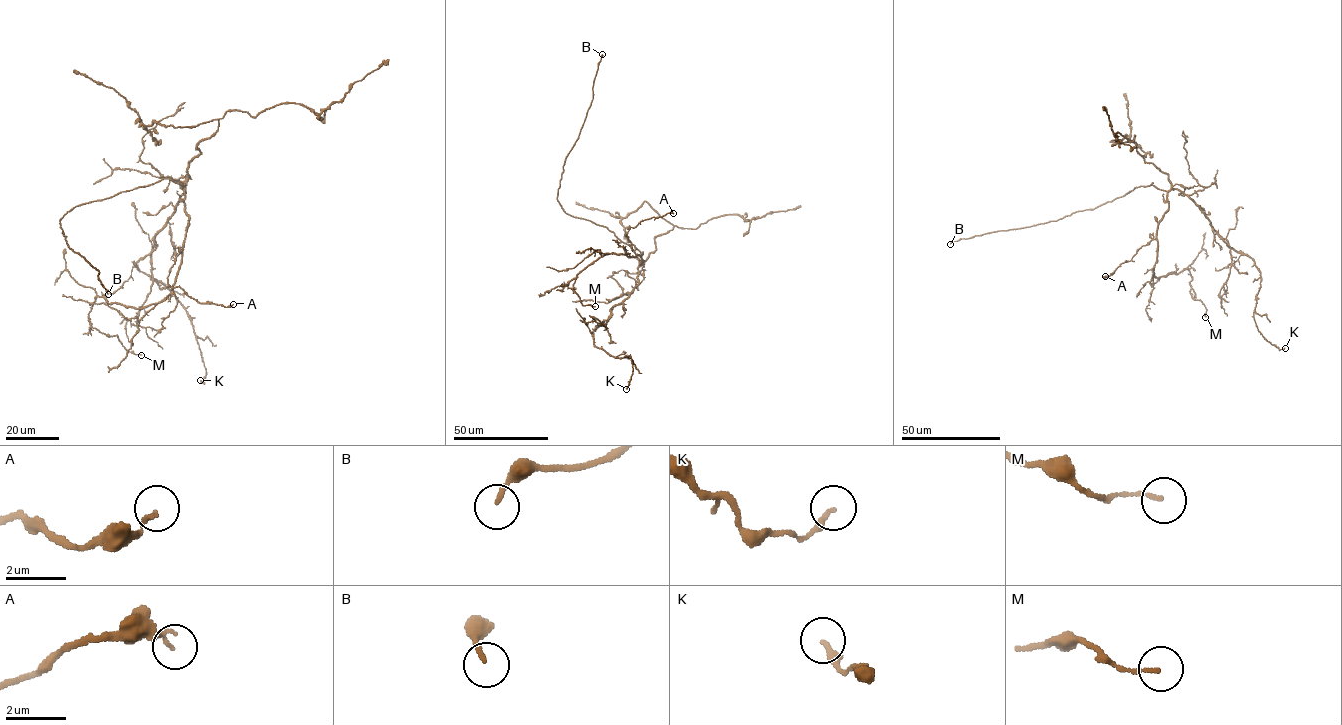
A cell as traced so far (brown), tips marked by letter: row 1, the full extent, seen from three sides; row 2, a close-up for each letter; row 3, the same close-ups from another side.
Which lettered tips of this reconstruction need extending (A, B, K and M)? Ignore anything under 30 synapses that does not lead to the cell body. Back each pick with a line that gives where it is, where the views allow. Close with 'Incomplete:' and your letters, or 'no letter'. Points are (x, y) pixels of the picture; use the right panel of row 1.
B: at (950, 244)
Incomplete: B

